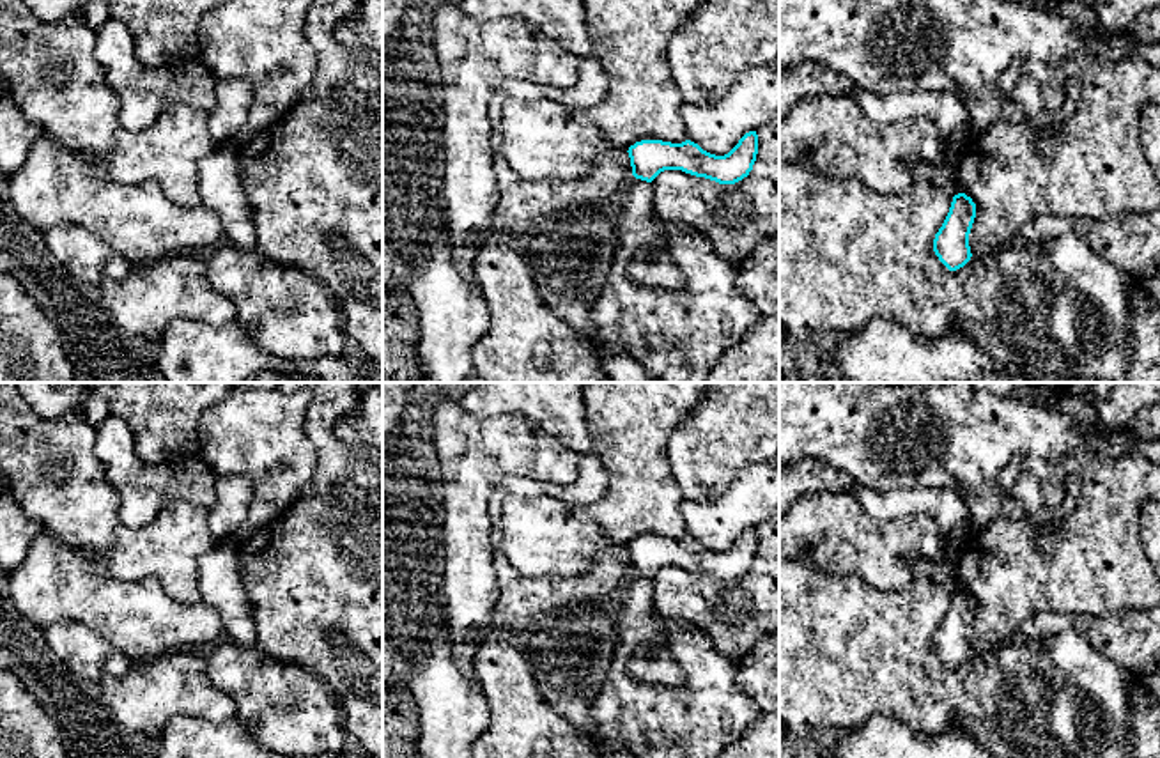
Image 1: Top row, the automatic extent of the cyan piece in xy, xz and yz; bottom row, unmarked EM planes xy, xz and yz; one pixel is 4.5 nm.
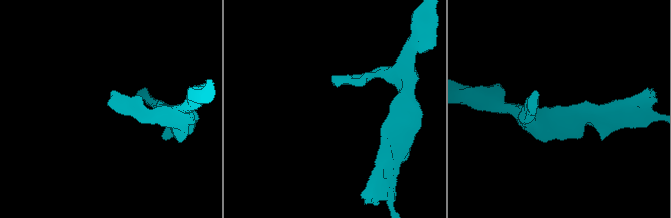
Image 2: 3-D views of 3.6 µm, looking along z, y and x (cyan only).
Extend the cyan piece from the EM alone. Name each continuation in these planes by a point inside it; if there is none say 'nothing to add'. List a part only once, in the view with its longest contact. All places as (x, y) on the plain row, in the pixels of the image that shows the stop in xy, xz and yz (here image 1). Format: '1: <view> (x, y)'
nothing to add

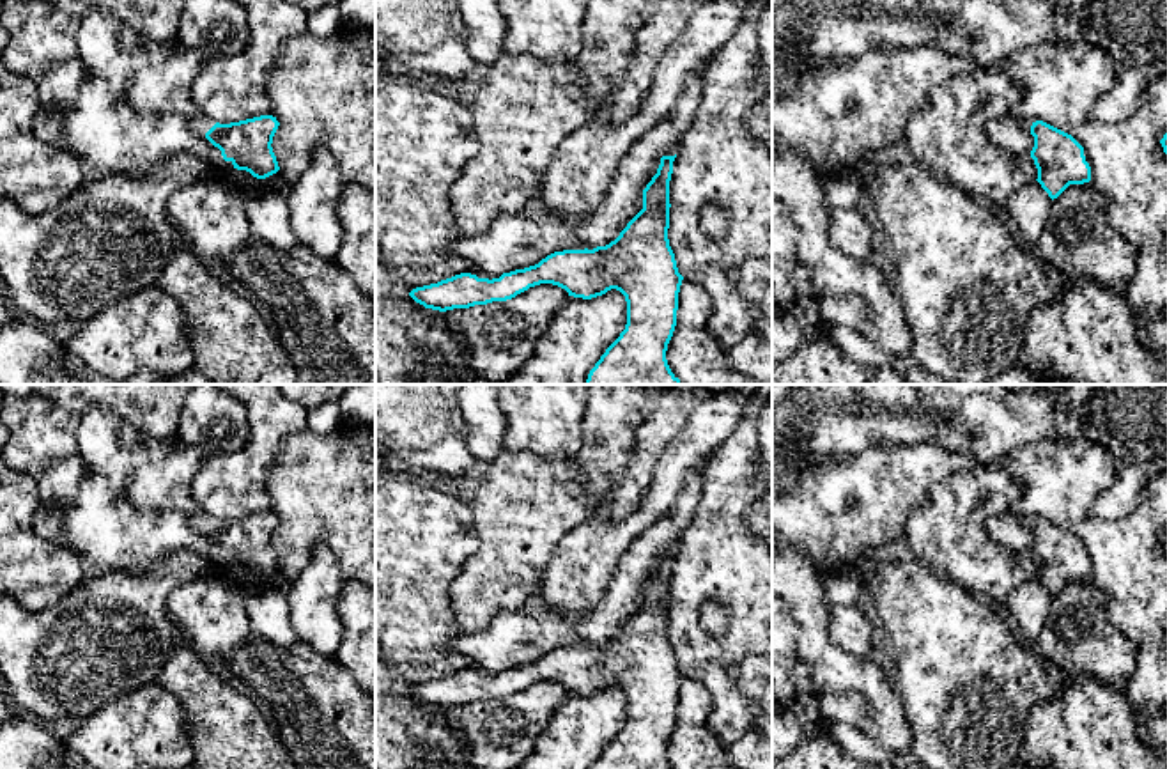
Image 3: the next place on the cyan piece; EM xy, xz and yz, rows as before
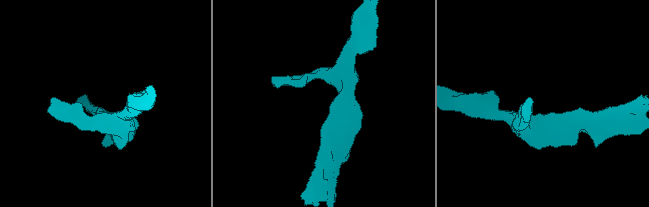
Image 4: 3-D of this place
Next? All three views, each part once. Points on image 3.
1: xy (200, 521)

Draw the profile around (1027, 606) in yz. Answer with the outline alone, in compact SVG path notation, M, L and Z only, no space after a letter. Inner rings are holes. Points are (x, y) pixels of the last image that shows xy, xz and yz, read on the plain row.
M1038 578L1018 585L1004 601L1001 611L1009 618L1020 641L1036 641L1050 613L1052 595Z

